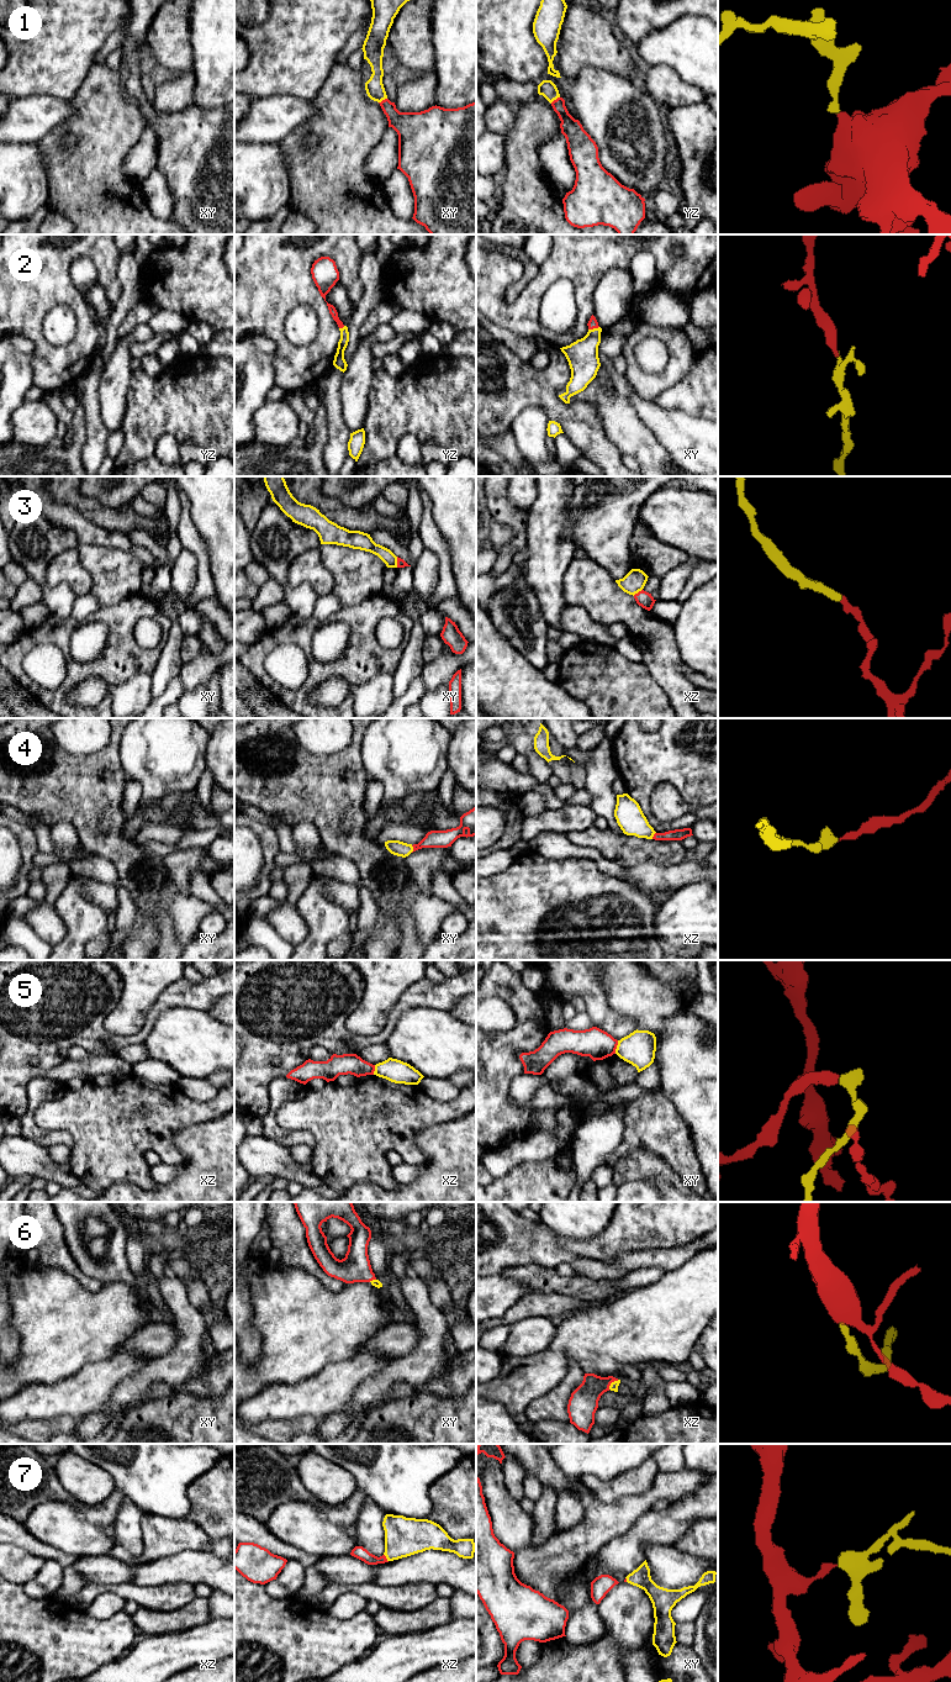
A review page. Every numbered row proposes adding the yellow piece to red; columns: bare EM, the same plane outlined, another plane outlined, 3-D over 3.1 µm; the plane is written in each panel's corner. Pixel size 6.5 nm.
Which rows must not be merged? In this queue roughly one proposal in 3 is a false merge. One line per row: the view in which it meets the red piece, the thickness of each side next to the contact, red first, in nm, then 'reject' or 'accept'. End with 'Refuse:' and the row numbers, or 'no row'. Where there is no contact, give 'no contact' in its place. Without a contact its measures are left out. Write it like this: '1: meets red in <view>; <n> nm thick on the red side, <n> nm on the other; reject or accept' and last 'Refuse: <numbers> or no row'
1: meets red in yz; 140 nm thick on the red side, 110 nm on the other; accept
2: meets red in xy; 70 nm thick on the red side, 200 nm on the other; accept
3: meets red in xz; 100 nm thick on the red side, 140 nm on the other; reject
4: meets red in xy; 110 nm thick on the red side, 100 nm on the other; accept
5: meets red in xy; 200 nm thick on the red side, 220 nm on the other; reject
6: meets red in xz; 190 nm thick on the red side, 50 nm on the other; accept
7: meets red in xz; 80 nm thick on the red side, 260 nm on the other; accept
Refuse: 3, 5

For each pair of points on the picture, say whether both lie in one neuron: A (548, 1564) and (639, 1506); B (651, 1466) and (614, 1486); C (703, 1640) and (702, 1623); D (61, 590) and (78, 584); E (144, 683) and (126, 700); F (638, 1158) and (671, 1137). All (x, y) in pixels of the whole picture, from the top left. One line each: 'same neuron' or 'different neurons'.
A: same neuron
B: same neuron
C: same neuron
D: different neurons
E: same neuron
F: different neurons

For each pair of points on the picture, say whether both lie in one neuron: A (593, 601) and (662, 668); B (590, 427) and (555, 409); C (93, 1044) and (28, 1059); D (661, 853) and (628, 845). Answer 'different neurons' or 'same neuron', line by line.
A: same neuron
B: same neuron
C: same neuron
D: same neuron

